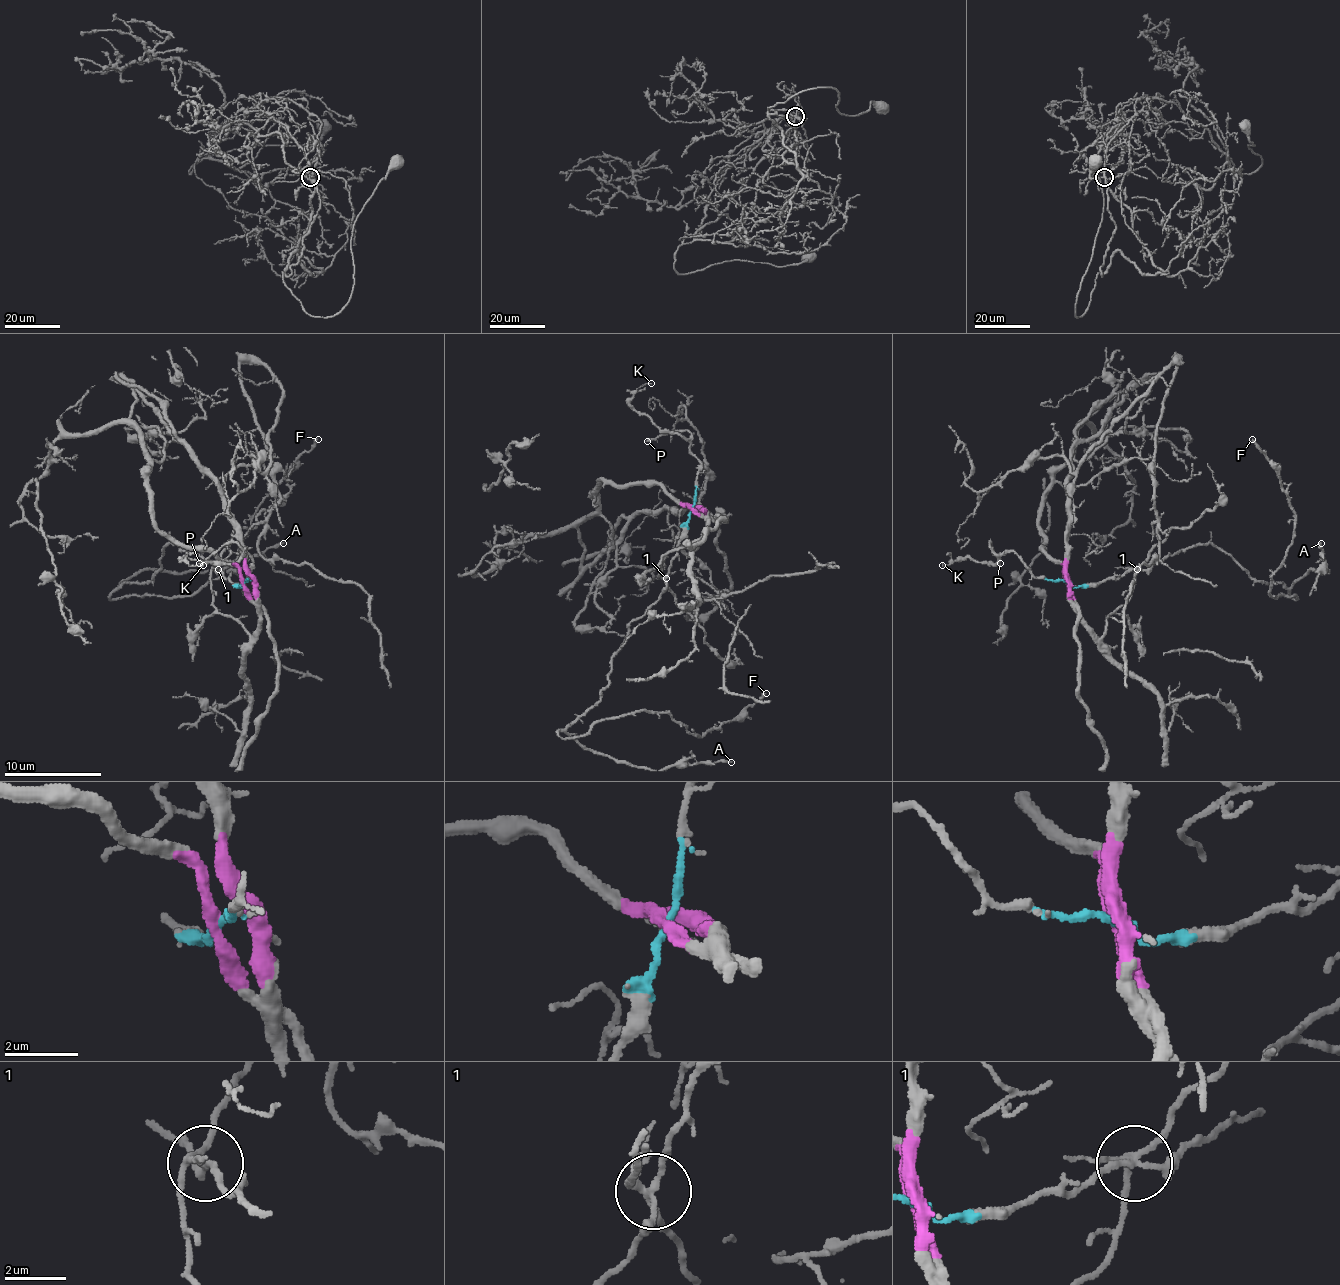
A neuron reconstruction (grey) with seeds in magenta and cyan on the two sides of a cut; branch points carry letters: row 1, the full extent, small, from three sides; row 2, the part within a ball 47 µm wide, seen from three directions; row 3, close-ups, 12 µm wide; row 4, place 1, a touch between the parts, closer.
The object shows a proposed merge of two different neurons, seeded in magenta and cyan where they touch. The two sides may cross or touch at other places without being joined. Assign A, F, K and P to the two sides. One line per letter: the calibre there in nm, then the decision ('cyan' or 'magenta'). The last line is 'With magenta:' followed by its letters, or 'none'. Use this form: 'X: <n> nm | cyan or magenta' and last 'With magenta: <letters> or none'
A: 240 nm | cyan
F: 200 nm | cyan
K: 120 nm | cyan
P: 170 nm | cyan
With magenta: none

